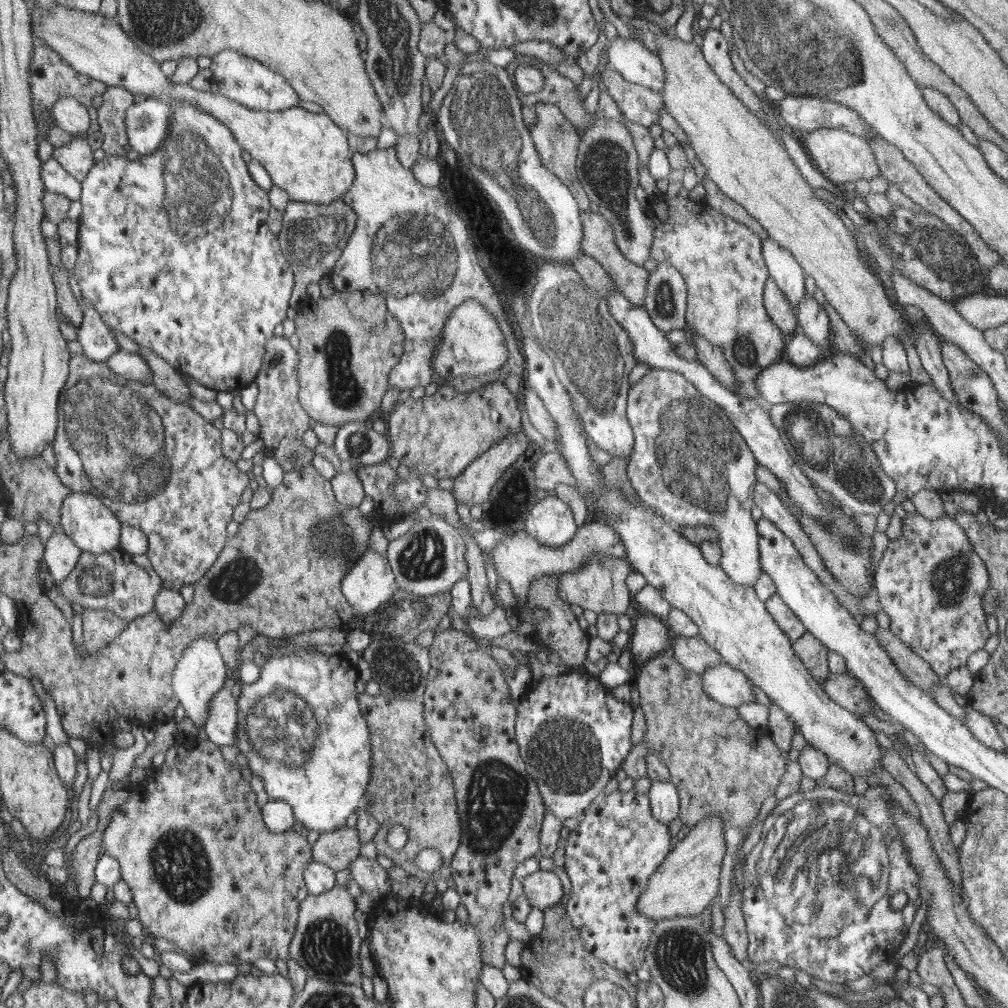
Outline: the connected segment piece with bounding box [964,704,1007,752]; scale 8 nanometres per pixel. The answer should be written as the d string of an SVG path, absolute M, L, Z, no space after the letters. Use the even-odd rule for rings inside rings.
M967 704L965 706L965 717L967 720L964 724L984 746L998 752L1006 752L1007 748L1003 738L999 735L995 723L987 715Z

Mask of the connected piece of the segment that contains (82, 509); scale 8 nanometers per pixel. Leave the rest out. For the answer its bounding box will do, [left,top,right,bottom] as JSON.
[59,491,122,555]

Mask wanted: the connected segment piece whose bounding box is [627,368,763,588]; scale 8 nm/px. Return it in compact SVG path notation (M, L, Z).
M651 368L631 386L627 399L627 417L634 427L635 443L627 466L630 484L639 498L658 513L668 516L679 527L702 526L716 532L724 574L742 588L754 588L762 572L758 553L757 523L751 510L756 480L753 452L725 414L723 408L706 398L679 372Z

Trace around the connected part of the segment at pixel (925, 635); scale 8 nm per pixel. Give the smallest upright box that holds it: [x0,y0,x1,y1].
[873,509,991,678]

